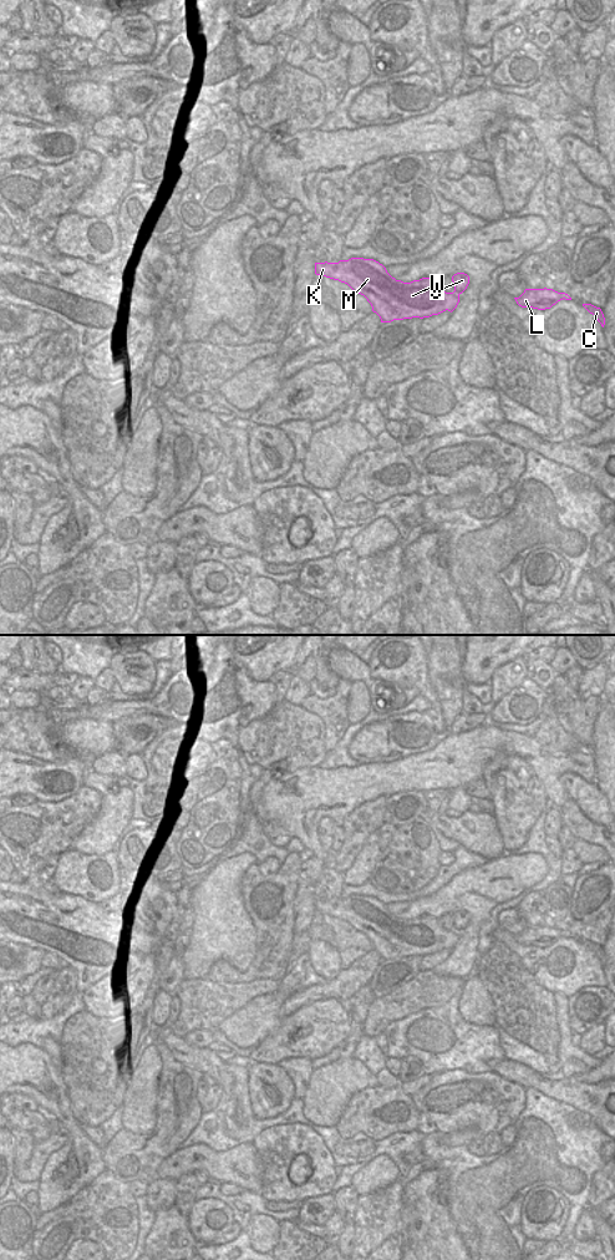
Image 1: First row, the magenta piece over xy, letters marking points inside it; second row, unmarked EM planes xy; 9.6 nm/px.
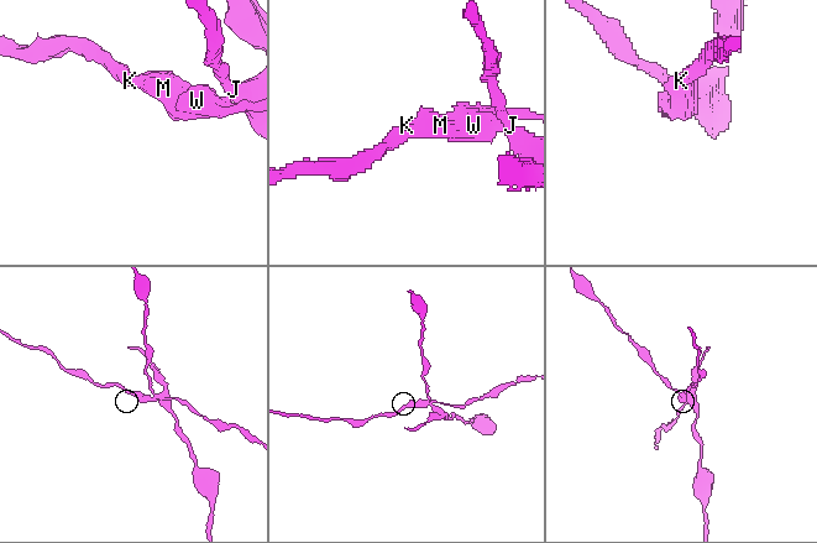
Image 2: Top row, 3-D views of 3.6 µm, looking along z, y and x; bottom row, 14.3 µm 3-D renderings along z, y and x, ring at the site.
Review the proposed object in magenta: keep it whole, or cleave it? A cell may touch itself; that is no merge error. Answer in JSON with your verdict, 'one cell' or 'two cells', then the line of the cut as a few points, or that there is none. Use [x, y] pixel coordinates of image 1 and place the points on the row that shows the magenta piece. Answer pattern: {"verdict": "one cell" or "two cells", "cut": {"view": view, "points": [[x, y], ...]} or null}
{"verdict": "two cells", "cut": {"view": "xy", "points": [[453, 291], [458, 294]]}}

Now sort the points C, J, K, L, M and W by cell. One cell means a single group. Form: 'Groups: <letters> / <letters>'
Groups: C K L M W / J.

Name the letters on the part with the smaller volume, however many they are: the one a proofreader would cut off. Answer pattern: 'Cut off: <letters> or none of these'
Cut off: C, K, L, M, W

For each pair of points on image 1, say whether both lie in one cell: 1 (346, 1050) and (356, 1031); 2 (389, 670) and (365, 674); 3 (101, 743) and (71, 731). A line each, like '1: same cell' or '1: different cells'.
1: same cell
2: different cells
3: same cell

